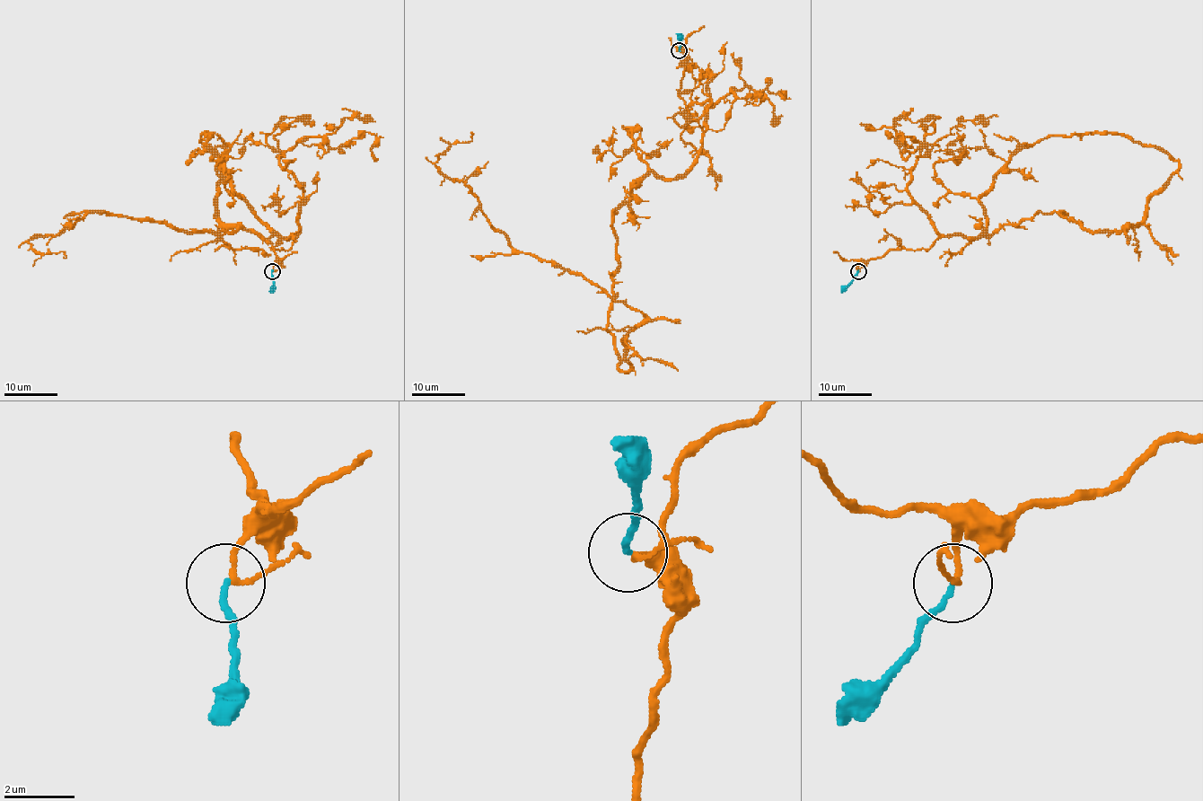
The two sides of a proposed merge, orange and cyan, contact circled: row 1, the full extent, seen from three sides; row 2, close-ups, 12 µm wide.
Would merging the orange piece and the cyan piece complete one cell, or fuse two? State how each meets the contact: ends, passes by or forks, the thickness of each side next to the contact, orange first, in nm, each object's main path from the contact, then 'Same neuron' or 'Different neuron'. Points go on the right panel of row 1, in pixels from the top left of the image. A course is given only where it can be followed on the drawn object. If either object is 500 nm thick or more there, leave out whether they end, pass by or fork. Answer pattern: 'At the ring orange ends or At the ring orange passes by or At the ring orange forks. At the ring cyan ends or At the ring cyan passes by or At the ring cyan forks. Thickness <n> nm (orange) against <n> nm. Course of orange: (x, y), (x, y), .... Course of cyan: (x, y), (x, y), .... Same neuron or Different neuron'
At the ring orange passes by. At the ring cyan ends. Thickness 130 nm (orange) against 160 nm. Course of orange: (858, 271), (977, 237), (992, 178), (1050, 136), (1129, 136), (1178, 163), (1121, 230), (1038, 211), (939, 258). Course of cyan: (858, 271), (841, 293). Same neuron

